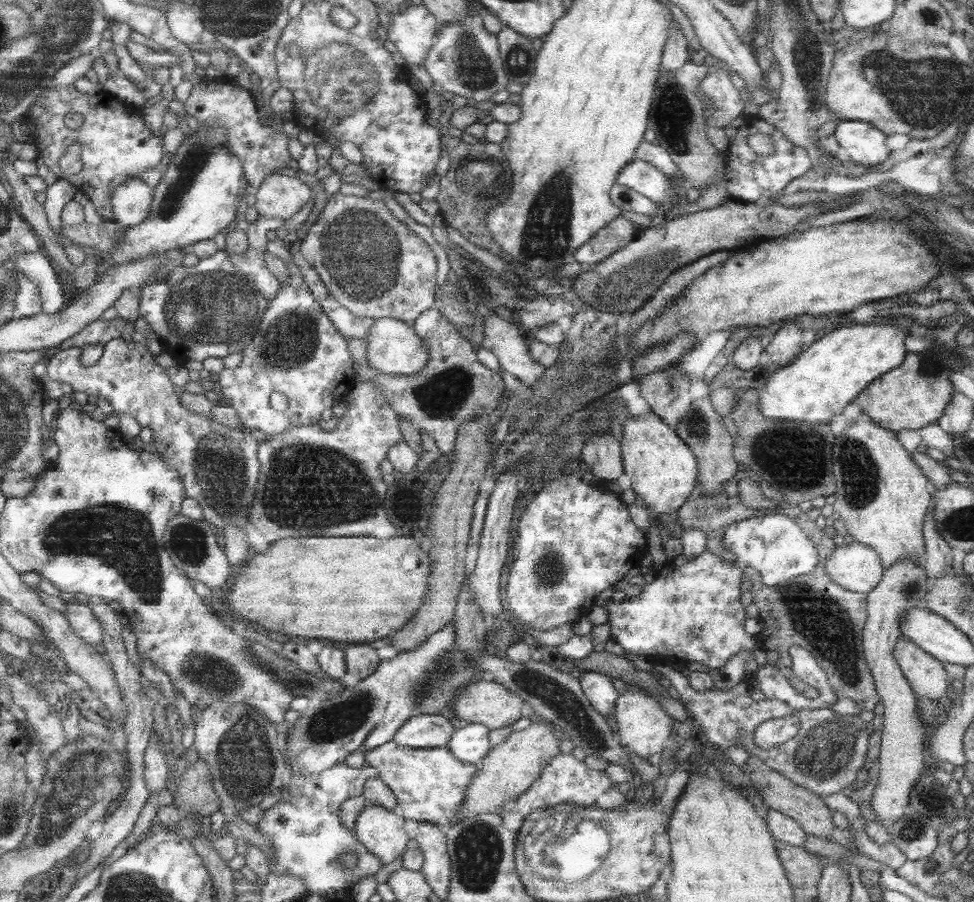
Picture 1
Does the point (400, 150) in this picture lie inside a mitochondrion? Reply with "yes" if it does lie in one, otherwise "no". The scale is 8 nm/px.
no

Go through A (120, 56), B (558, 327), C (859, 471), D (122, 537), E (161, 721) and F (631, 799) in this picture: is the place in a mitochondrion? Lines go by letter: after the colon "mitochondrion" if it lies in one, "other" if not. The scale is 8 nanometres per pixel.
A: other
B: other
C: mitochondrion
D: mitochondrion
E: other
F: other

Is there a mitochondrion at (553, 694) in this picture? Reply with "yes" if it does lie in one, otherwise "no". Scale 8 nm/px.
yes

